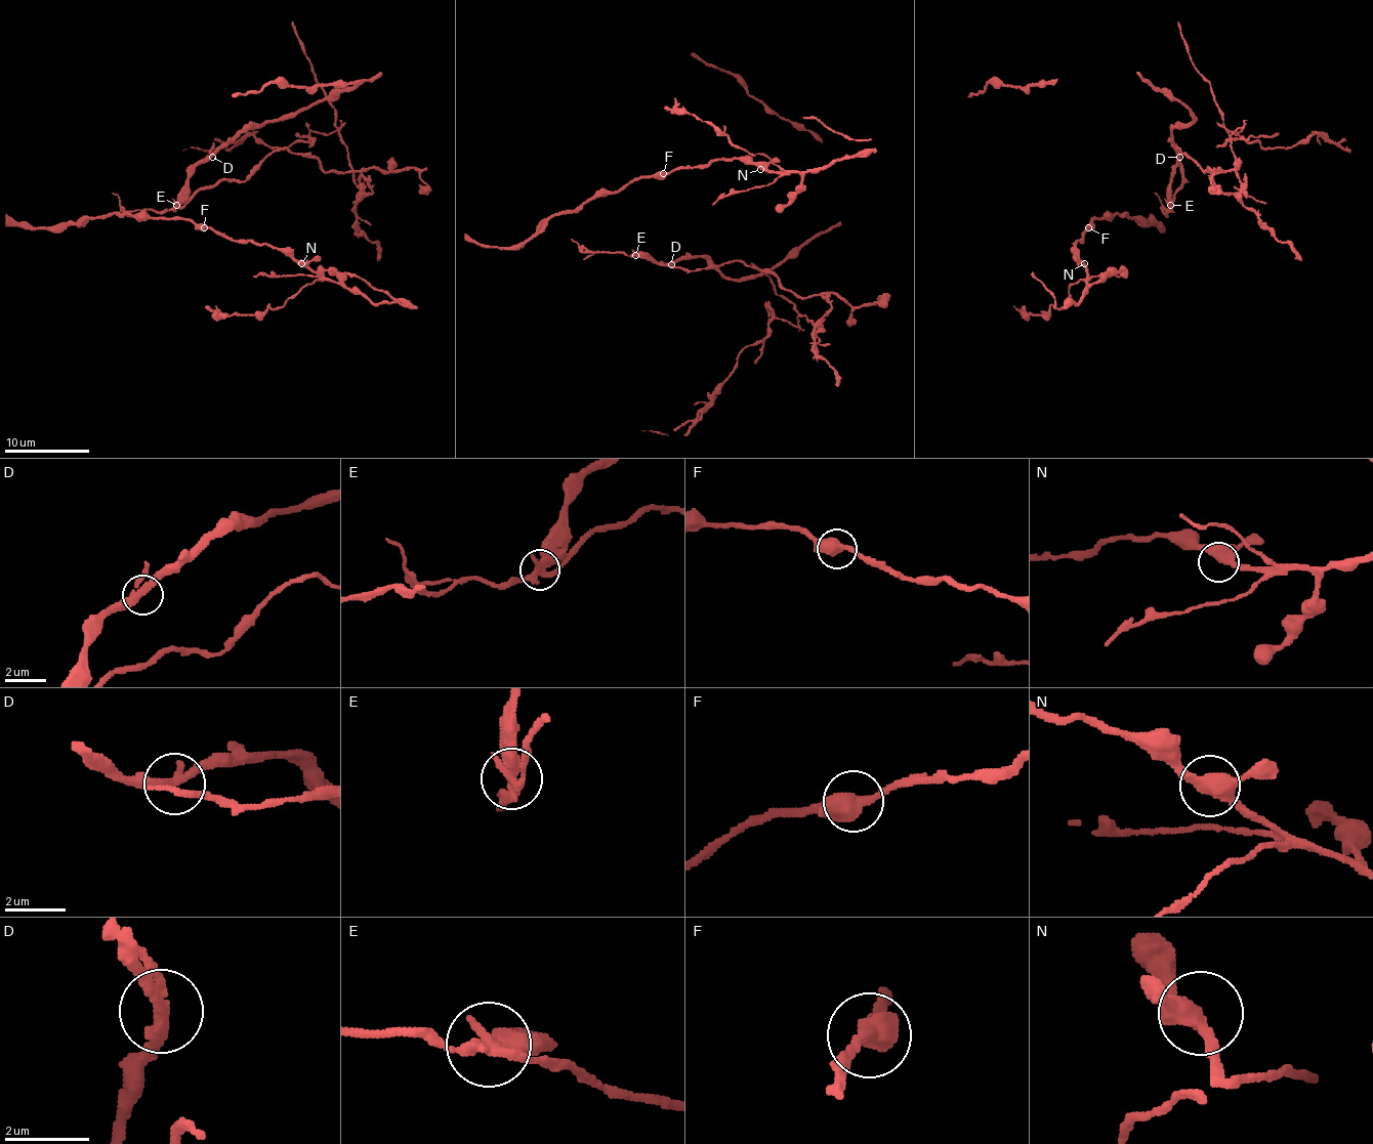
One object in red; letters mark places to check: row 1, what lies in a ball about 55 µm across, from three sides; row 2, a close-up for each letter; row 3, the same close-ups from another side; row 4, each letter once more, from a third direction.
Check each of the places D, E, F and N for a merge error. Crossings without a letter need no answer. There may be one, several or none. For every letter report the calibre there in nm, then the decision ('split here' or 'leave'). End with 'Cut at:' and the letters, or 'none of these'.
D: calibre 280 nm; leave
E: calibre 400 nm; split here
F: calibre 500 nm; leave
N: calibre 400 nm; leave
Cut at: E

